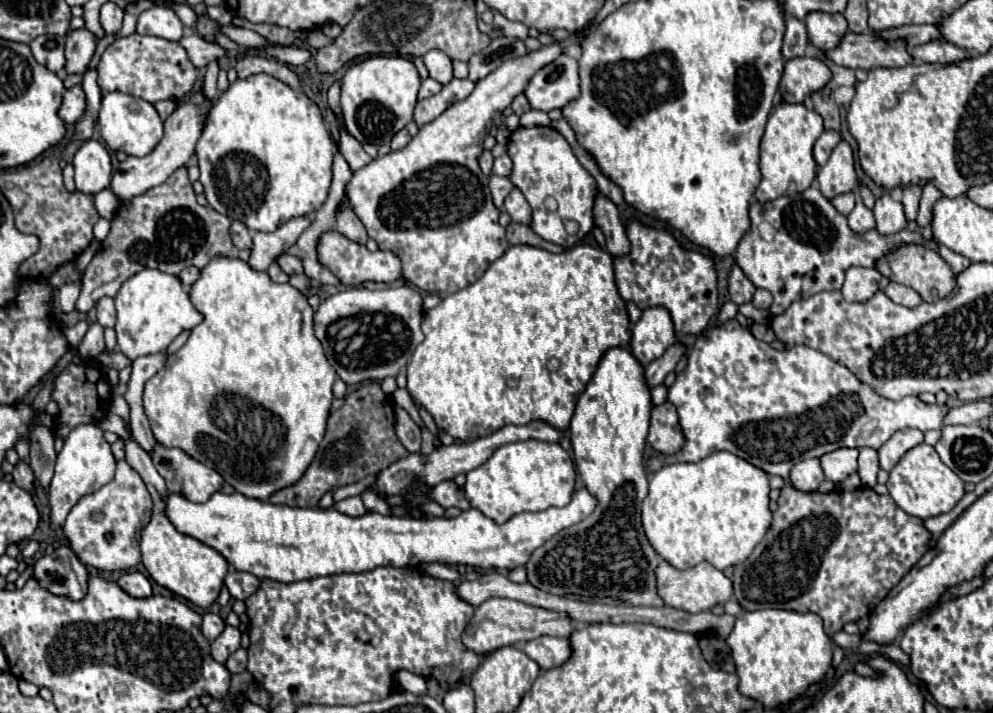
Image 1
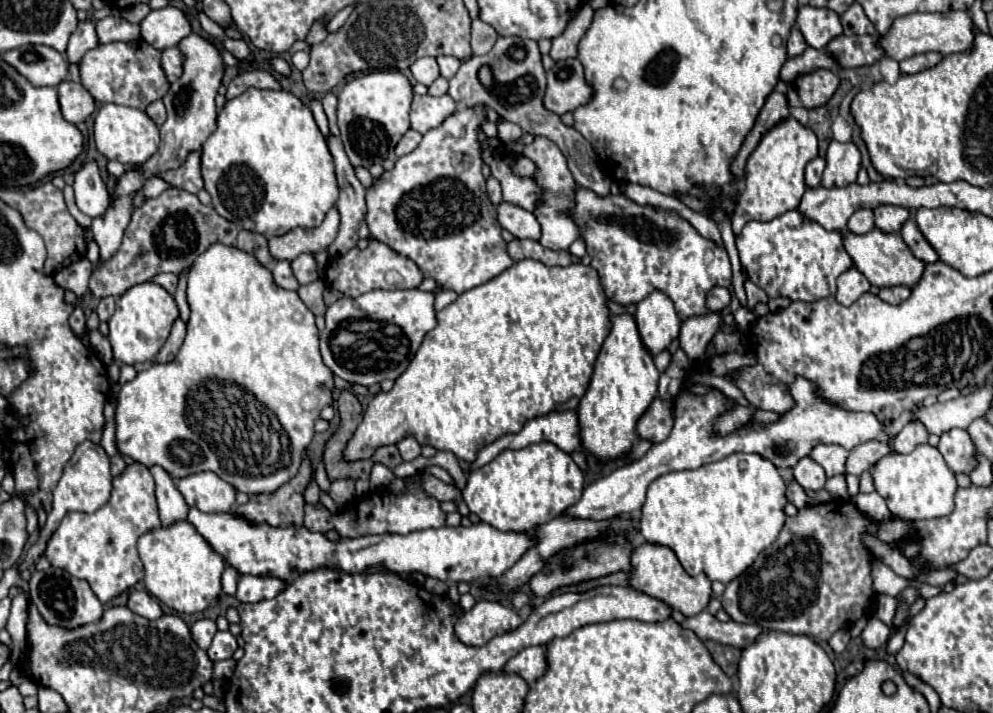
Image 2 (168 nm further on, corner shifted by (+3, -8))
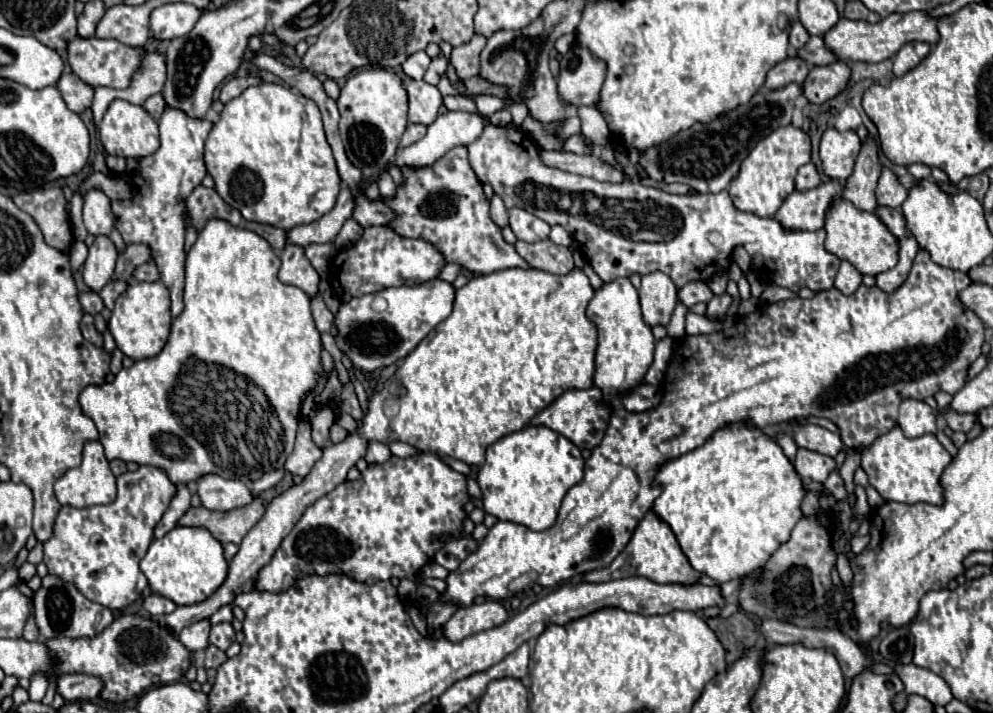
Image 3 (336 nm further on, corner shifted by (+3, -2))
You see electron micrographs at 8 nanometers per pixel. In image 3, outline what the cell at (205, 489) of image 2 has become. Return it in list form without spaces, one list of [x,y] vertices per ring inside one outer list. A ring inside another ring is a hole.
[[[202,475],[196,481],[196,493],[206,509],[230,511],[252,501],[248,485],[238,479],[224,479],[218,475]]]

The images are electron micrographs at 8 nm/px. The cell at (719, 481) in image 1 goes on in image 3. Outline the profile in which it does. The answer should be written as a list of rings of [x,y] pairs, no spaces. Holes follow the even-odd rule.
[[[730,425],[730,429],[722,429],[722,433],[714,433],[714,437],[710,437],[710,441],[706,441],[706,445],[702,445],[702,447],[698,447],[698,449],[686,453],[686,455],[680,455],[680,457],[672,459],[670,463],[666,463],[666,465],[656,473],[654,485],[660,487],[662,493],[660,493],[660,497],[654,501],[652,511],[654,511],[664,523],[670,525],[670,529],[674,531],[674,535],[676,535],[676,539],[678,539],[682,551],[684,551],[684,555],[688,557],[690,565],[692,565],[696,571],[700,571],[700,573],[704,573],[704,575],[716,579],[718,583],[732,581],[732,579],[740,579],[740,577],[744,577],[744,575],[756,571],[758,567],[762,567],[762,565],[768,561],[768,557],[778,549],[778,545],[780,545],[782,541],[786,541],[786,537],[790,537],[790,531],[794,529],[794,525],[796,525],[798,519],[802,517],[800,503],[802,503],[802,497],[804,497],[804,493],[806,493],[806,491],[802,489],[802,479],[800,479],[800,475],[796,473],[794,465],[792,465],[792,463],[786,459],[786,455],[782,453],[782,447],[780,447],[772,437],[764,435],[762,431],[758,431],[758,429],[746,429],[744,425]]]

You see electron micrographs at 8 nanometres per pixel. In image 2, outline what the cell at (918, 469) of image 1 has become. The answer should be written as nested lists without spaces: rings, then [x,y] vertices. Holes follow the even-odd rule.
[[[918,445],[912,453],[888,453],[872,467],[876,491],[886,499],[888,509],[900,519],[934,519],[950,515],[954,509],[954,493],[958,489],[954,473],[946,467],[942,453],[932,445]]]

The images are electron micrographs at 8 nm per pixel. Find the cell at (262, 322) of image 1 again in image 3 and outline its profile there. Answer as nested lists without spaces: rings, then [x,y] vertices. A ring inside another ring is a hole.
[[[208,221],[206,229],[202,229],[202,233],[198,233],[198,239],[196,243],[192,245],[188,257],[186,257],[186,285],[184,285],[184,311],[176,317],[176,321],[172,323],[172,331],[170,331],[170,337],[164,345],[164,349],[156,355],[156,357],[150,357],[150,359],[142,359],[142,361],[136,361],[130,369],[122,369],[112,383],[106,383],[106,385],[100,385],[100,387],[86,387],[82,393],[80,393],[80,405],[82,405],[82,411],[94,419],[96,427],[98,427],[98,433],[100,433],[100,443],[104,445],[104,451],[106,451],[106,457],[108,459],[122,459],[122,461],[134,461],[138,465],[150,465],[150,467],[158,467],[162,469],[168,479],[172,483],[190,483],[190,481],[196,481],[198,477],[206,475],[206,473],[216,473],[220,477],[226,477],[226,479],[238,479],[242,483],[248,483],[248,481],[254,481],[258,479],[260,475],[264,473],[270,473],[272,469],[282,469],[284,467],[284,461],[286,457],[292,453],[294,449],[294,439],[296,439],[296,431],[298,431],[298,411],[306,399],[306,395],[316,389],[318,381],[322,379],[322,359],[320,359],[320,353],[322,353],[322,343],[320,343],[320,333],[314,325],[314,317],[312,317],[312,311],[310,311],[310,297],[298,289],[298,287],[292,287],[292,285],[284,285],[280,279],[278,279],[278,269],[280,269],[280,259],[278,255],[270,249],[270,245],[258,237],[256,233],[248,231],[248,229],[240,229],[240,227],[232,227],[230,223],[226,221]],[[236,375],[242,375],[250,381],[254,381],[254,385],[264,391],[274,415],[256,415],[254,419],[250,419],[250,415],[246,417],[240,417],[238,413],[238,399],[234,397],[232,389],[232,381],[236,381],[234,377]]]

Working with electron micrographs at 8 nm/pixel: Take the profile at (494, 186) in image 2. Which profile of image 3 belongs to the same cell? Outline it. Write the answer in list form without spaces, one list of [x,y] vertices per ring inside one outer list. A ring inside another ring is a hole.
[[[492,195],[492,199],[490,199],[490,205],[492,205],[492,209],[490,209],[490,215],[492,215],[494,223],[496,223],[496,225],[500,225],[500,227],[508,225],[508,209],[506,209],[504,201],[502,201],[498,195]]]

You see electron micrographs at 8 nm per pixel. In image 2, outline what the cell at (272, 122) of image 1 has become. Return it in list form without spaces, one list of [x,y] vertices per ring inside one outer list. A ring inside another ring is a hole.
[[[246,89],[242,95],[238,95],[236,99],[228,101],[224,105],[224,109],[218,113],[218,129],[206,139],[206,143],[202,143],[202,177],[204,177],[204,187],[212,197],[212,207],[226,217],[228,221],[236,223],[240,229],[248,229],[254,233],[262,233],[266,237],[278,237],[284,235],[286,231],[292,231],[296,227],[318,227],[318,223],[322,223],[322,219],[326,217],[326,213],[330,211],[330,207],[334,207],[336,199],[338,199],[338,185],[336,185],[336,175],[334,175],[334,161],[332,155],[328,151],[326,139],[320,133],[312,111],[292,93],[288,91],[266,91],[266,89]]]

